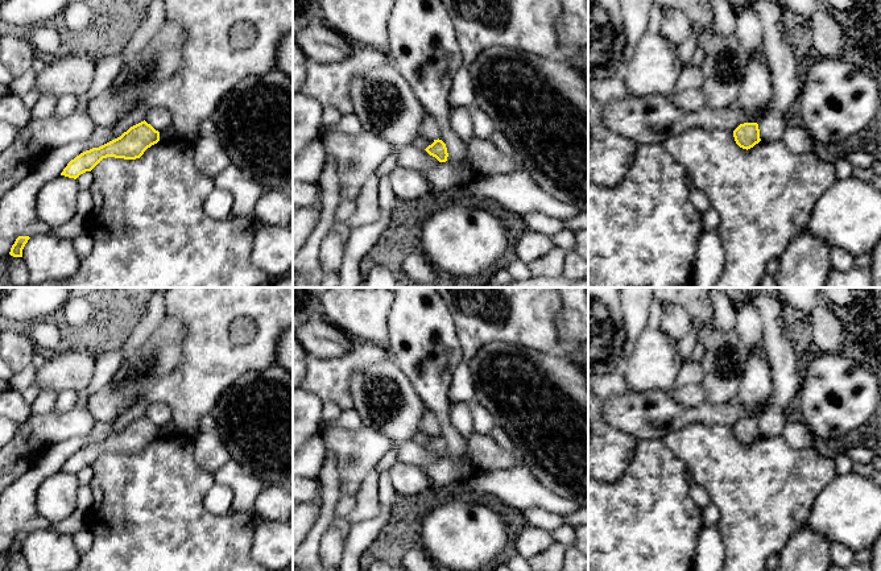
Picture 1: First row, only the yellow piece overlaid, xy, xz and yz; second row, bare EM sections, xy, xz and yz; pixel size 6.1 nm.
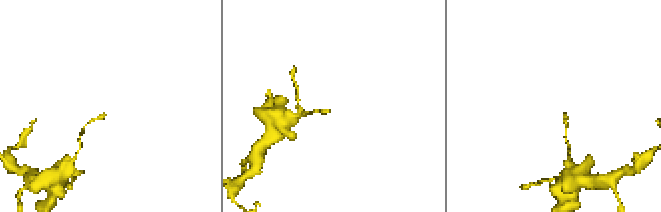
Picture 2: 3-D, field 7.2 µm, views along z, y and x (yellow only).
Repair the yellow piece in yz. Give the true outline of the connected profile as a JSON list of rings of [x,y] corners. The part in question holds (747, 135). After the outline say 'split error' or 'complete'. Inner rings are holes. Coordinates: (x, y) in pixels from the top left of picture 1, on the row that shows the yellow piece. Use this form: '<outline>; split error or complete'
[[[744,123],[740,124],[733,131],[733,137],[736,144],[743,149],[750,149],[761,141],[760,129],[757,123]]]; complete

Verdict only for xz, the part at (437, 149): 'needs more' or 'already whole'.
already whole

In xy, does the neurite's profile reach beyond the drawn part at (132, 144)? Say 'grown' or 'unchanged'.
unchanged

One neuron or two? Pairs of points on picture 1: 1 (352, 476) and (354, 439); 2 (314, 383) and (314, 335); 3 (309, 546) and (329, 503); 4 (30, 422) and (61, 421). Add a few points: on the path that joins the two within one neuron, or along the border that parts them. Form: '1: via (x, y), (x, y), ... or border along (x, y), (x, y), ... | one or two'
1: via (352, 467), (354, 449) | one
2: border along (309, 355), (322, 360) | two
3: via (314, 536), (323, 522), (326, 513) | one
4: via (38, 422), (53, 422) | one

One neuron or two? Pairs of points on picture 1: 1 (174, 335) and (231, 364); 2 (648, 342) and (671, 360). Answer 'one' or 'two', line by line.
1: two
2: one

